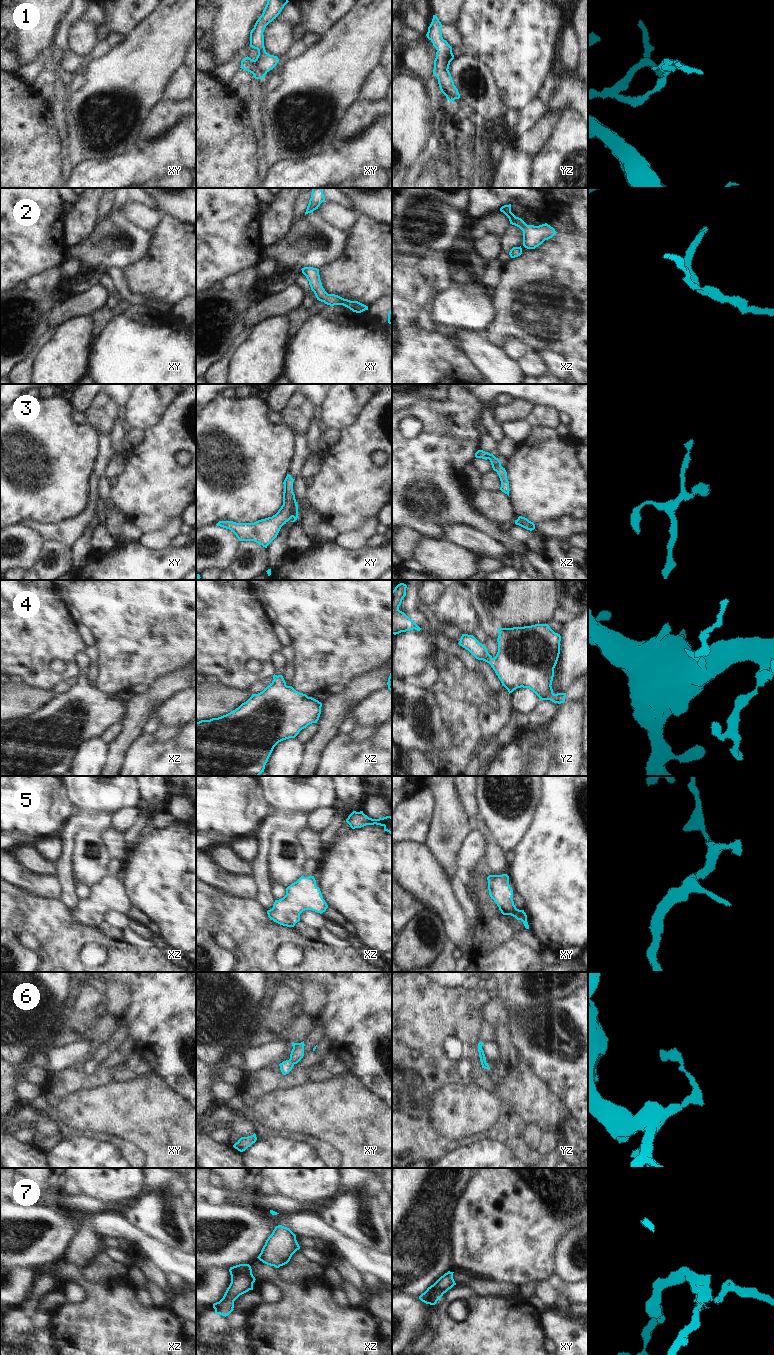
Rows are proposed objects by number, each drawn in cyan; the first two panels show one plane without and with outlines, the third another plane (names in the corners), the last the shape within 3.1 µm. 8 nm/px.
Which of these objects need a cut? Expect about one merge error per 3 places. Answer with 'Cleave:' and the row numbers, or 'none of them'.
Cleave: 3, 7

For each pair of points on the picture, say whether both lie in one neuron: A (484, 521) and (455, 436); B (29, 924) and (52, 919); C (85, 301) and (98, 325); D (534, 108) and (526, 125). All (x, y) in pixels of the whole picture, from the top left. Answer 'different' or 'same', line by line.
A: same
B: same
C: different
D: same

